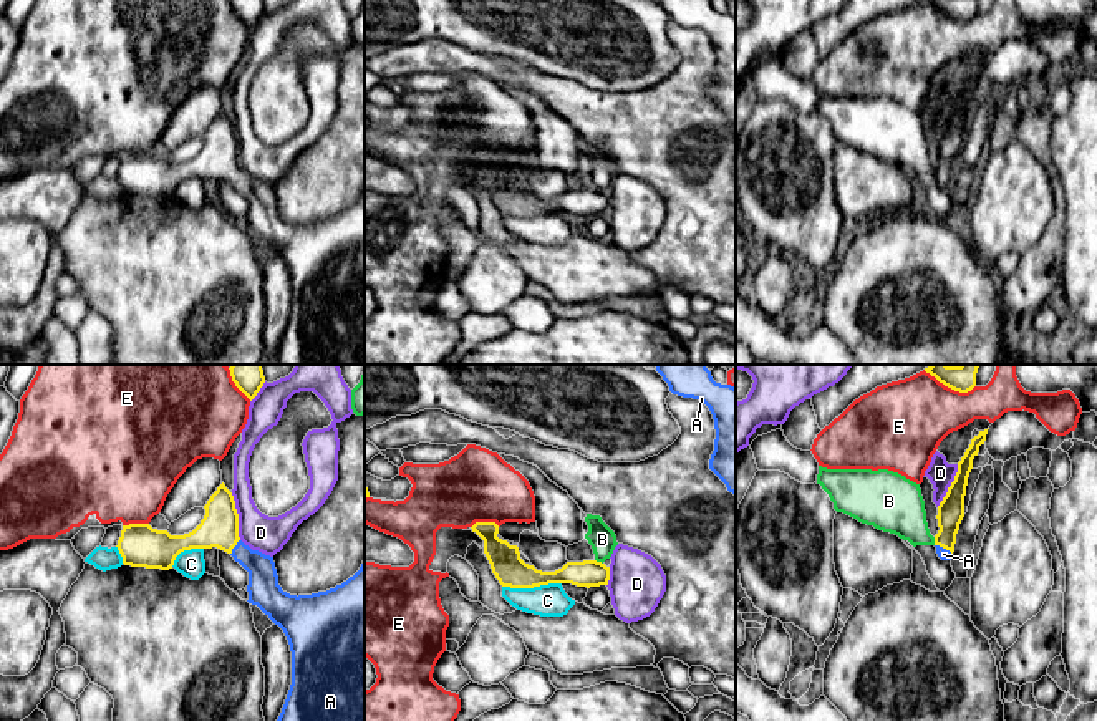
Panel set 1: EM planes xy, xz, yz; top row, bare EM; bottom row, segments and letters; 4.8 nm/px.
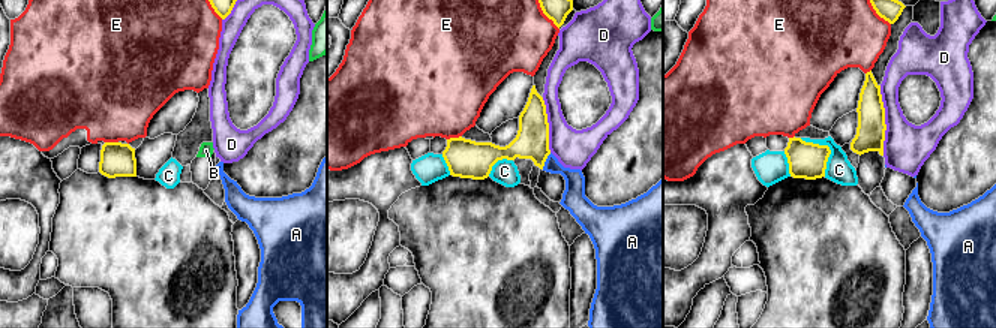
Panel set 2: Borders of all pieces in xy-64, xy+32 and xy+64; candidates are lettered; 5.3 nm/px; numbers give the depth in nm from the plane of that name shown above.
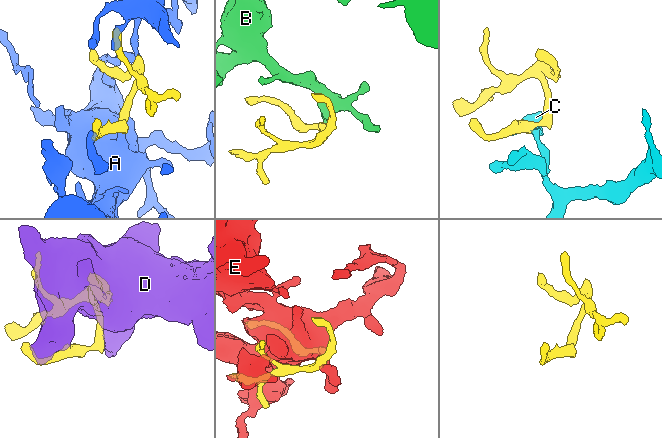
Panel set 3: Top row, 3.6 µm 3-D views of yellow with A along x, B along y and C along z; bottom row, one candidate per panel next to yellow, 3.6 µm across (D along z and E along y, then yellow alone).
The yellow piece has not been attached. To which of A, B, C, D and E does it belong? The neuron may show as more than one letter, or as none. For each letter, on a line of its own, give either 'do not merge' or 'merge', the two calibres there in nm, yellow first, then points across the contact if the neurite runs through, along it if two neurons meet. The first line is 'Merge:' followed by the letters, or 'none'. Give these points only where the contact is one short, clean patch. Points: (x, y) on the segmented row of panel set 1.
Merge: A
A: merge; 130 nm thick on the yellow side, 60 nm on the other; runs through yz (952, 509), (943, 547), (943, 554)
B: do not merge; 130 nm thick on the yellow side, 130 nm on the other; border along xz (595, 559), (602, 564)
C: do not merge; 160 nm thick on the yellow side, 160 nm on the other; border along xz (560, 582), (534, 587), (502, 587)
D: do not merge; 190 nm thick on the yellow side, 180 nm on the other
E: do not merge; 150 nm thick on the yellow side, 360 nm on the other

